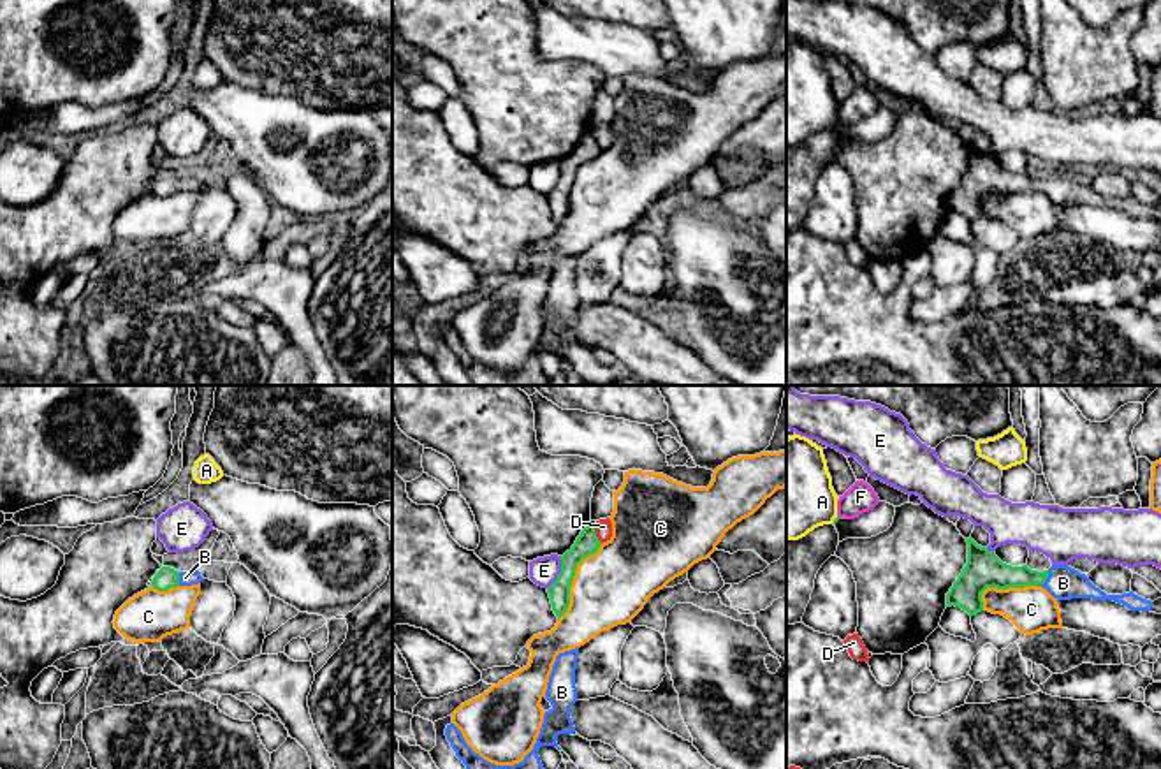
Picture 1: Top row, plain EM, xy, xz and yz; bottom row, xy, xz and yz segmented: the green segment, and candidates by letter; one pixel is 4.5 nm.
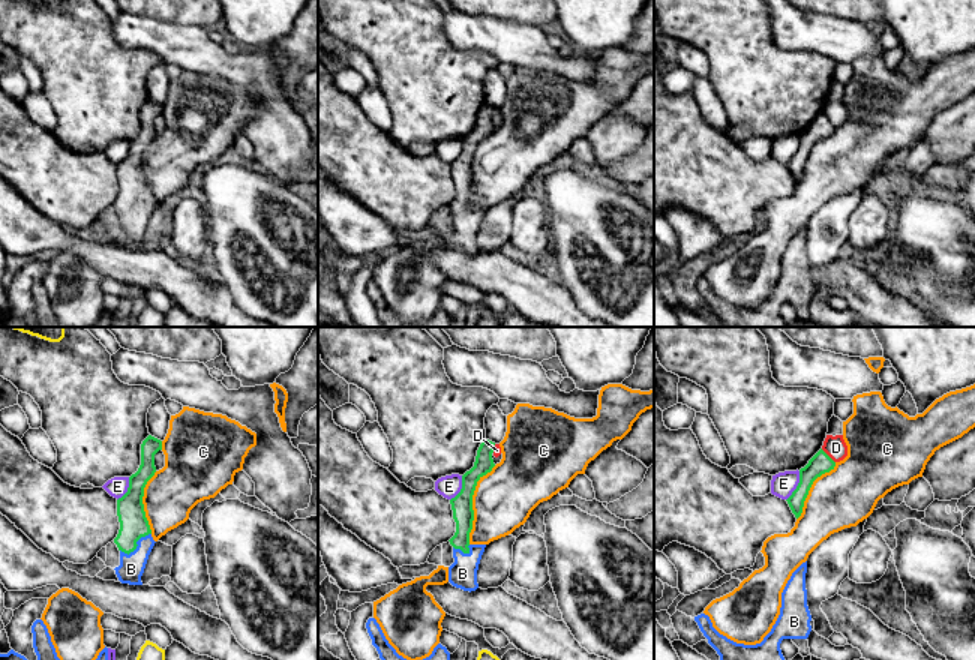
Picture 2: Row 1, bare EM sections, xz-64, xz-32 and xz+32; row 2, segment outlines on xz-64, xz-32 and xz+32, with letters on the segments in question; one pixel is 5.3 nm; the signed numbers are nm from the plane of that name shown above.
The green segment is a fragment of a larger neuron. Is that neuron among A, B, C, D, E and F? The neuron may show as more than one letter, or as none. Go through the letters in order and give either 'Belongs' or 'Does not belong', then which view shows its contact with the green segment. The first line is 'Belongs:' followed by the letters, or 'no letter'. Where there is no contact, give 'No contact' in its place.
Belongs: B
A: Does not belong. Touches green in yz
B: Belongs. Touches green in yz
C: Does not belong. Touches green in xz
D: Does not belong. Touches green in xz
E: Does not belong. Touches green in xz
F: Does not belong. Touches green in yz

